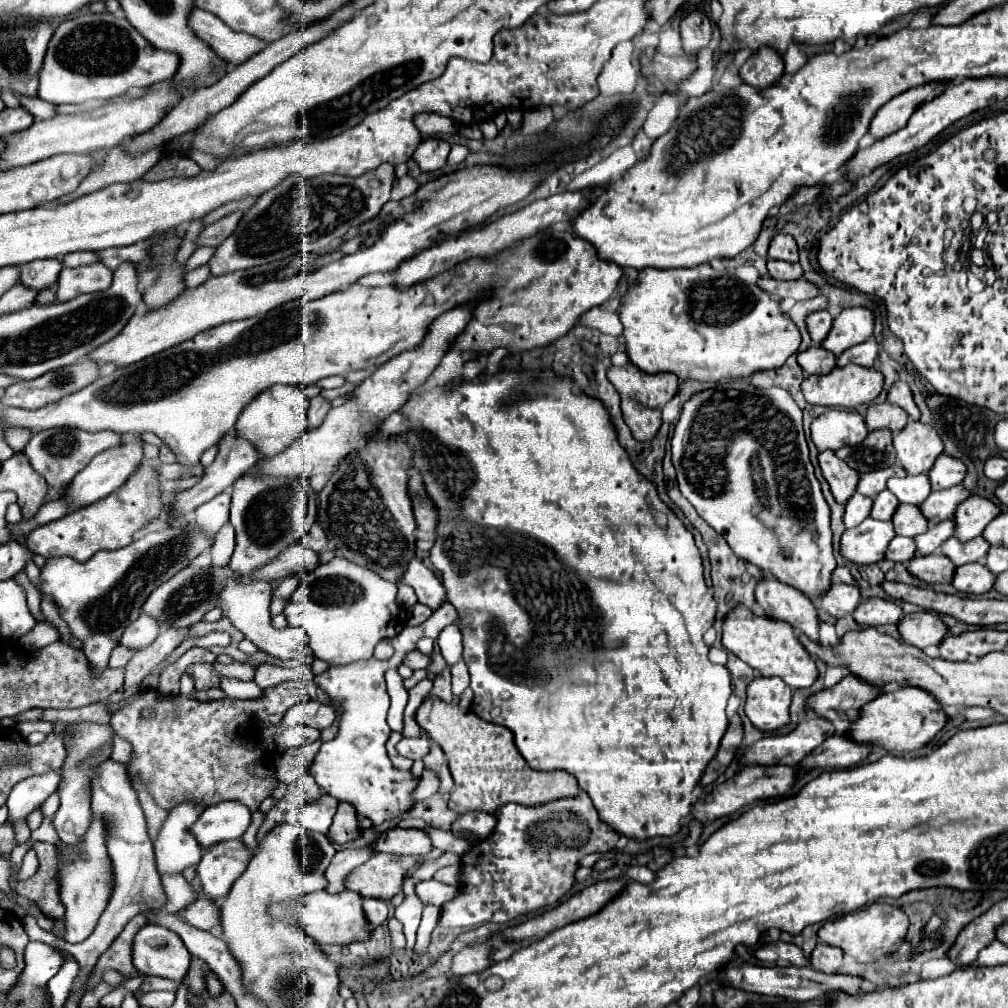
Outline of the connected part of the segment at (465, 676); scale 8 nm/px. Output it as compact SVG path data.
M457 661L451 667L451 675L453 675L453 695L461 695L467 687L469 687L469 673L467 673L467 665L463 661Z

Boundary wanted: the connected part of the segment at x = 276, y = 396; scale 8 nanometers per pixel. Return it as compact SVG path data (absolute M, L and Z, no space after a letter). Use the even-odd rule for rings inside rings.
M275 385L273 389L267 389L265 393L261 393L261 397L255 397L245 407L245 411L237 419L237 425L233 431L237 437L249 441L257 449L259 463L261 463L261 461L281 453L291 443L295 443L297 439L301 439L305 435L305 431L309 429L307 411L309 411L309 399L301 393L299 387Z

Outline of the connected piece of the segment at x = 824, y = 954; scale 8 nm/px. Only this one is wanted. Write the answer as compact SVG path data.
M817 945L815 951L811 953L811 967L821 971L821 973L837 973L839 967L843 965L843 955L837 947L829 945Z

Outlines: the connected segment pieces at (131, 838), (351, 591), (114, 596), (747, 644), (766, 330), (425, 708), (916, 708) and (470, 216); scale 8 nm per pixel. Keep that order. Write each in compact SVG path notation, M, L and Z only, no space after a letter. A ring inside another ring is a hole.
M107 759L103 767L99 767L99 779L97 785L93 785L93 813L105 823L105 845L109 851L109 859L113 863L113 875L115 875L115 889L113 897L109 899L103 915L99 917L99 923L95 931L77 945L69 945L64 939L54 936L52 932L46 932L37 925L34 917L27 915L23 918L23 927L30 941L41 941L55 949L65 951L73 955L79 963L79 975L71 987L71 993L77 995L77 1001L83 997L83 985L89 979L99 955L115 941L115 937L121 933L125 923L135 917L141 909L161 909L167 903L167 895L161 885L161 877L155 869L155 855L153 855L153 843L147 835L147 823L143 809L139 805L137 793L133 791L125 767L121 763L115 763Z
M335 557L315 571L301 573L301 585L289 597L283 615L291 627L301 627L309 637L315 659L345 665L371 659L375 645L403 631L407 613L395 601L397 585L347 559Z
M191 523L189 527L167 527L161 533L147 533L121 549L97 551L85 563L71 557L49 557L39 575L41 593L57 605L71 633L83 641L83 651L93 671L101 673L107 667L109 653L119 643L123 631L141 615L141 607L153 589L169 581L209 547L211 541L197 529L197 523Z
M745 605L733 607L723 619L723 647L751 665L755 671L759 671L759 675L779 675L793 689L811 687L817 679L815 661L803 649L791 625L777 619L771 621L771 617L767 615L755 615Z
M697 265L691 269L641 269L637 283L633 283L627 293L621 297L621 307L619 307L619 319L623 323L623 333L621 337L625 339L625 351L629 361L639 367L645 373L661 373L669 371L675 373L679 379L695 379L695 381L723 381L723 379L739 379L739 377L749 377L755 371L767 371L767 369L779 369L789 355L793 355L799 349L799 331L791 319L785 319L783 313L779 311L777 301L773 301L765 291L761 291L757 285L747 285L733 271L717 271L711 265Z
M427 695L415 713L417 723L427 735L441 745L449 761L455 787L449 797L449 809L463 815L469 811L495 813L501 805L541 805L553 801L553 797L577 797L577 779L563 769L535 771L527 765L515 747L513 733L503 725L489 723L477 717L469 709L461 709L455 703L445 703L435 695Z
M901 687L893 693L883 693L865 703L859 711L859 719L849 725L845 735L861 745L877 745L885 751L907 753L927 745L943 729L945 721L947 715L943 713L943 707L937 705L933 697L929 697L929 693L925 693L923 689Z
M493 165L463 167L449 175L441 175L421 185L409 197L401 201L389 201L375 219L357 229L349 229L343 239L331 241L327 249L321 249L317 253L297 253L295 257L287 257L253 269L211 277L197 289L185 289L183 295L173 301L173 305L157 311L147 311L143 317L131 317L125 329L115 339L89 353L89 359L97 363L117 365L137 363L145 357L157 355L169 347L189 341L197 333L213 329L217 325L267 313L293 299L313 301L329 293L347 289L363 275L395 269L397 261L405 261L405 257L413 257L413 253L429 249L429 245L435 245L441 237L459 235L471 227L477 227L497 209L509 207L525 199L537 187L543 175L543 171L517 175ZM347 239L355 239L355 249L347 251Z

